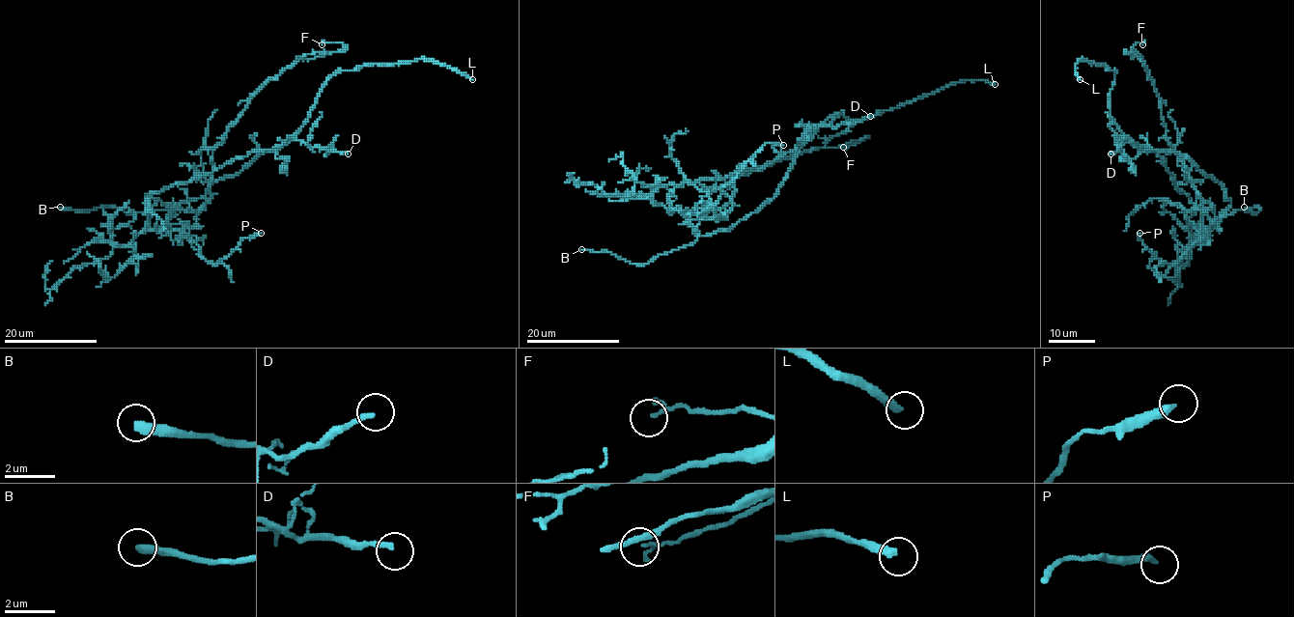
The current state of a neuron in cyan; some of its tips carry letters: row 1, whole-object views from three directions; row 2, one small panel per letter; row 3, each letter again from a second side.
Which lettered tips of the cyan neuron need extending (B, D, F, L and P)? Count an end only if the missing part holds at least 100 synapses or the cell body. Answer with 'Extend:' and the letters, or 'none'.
Extend: B, L

